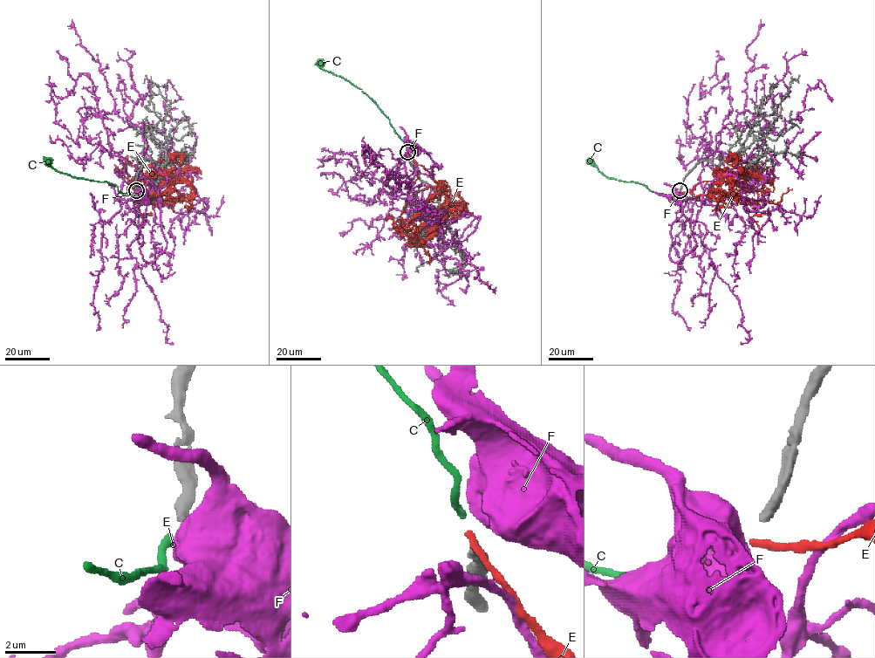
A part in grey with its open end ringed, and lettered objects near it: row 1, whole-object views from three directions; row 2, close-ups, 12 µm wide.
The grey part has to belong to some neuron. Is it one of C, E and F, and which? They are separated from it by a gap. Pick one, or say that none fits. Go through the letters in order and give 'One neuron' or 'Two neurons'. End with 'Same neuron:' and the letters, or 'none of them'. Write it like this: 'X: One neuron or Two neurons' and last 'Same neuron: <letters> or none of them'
C: Two neurons
E: Two neurons
F: Two neurons
Same neuron: none of them

